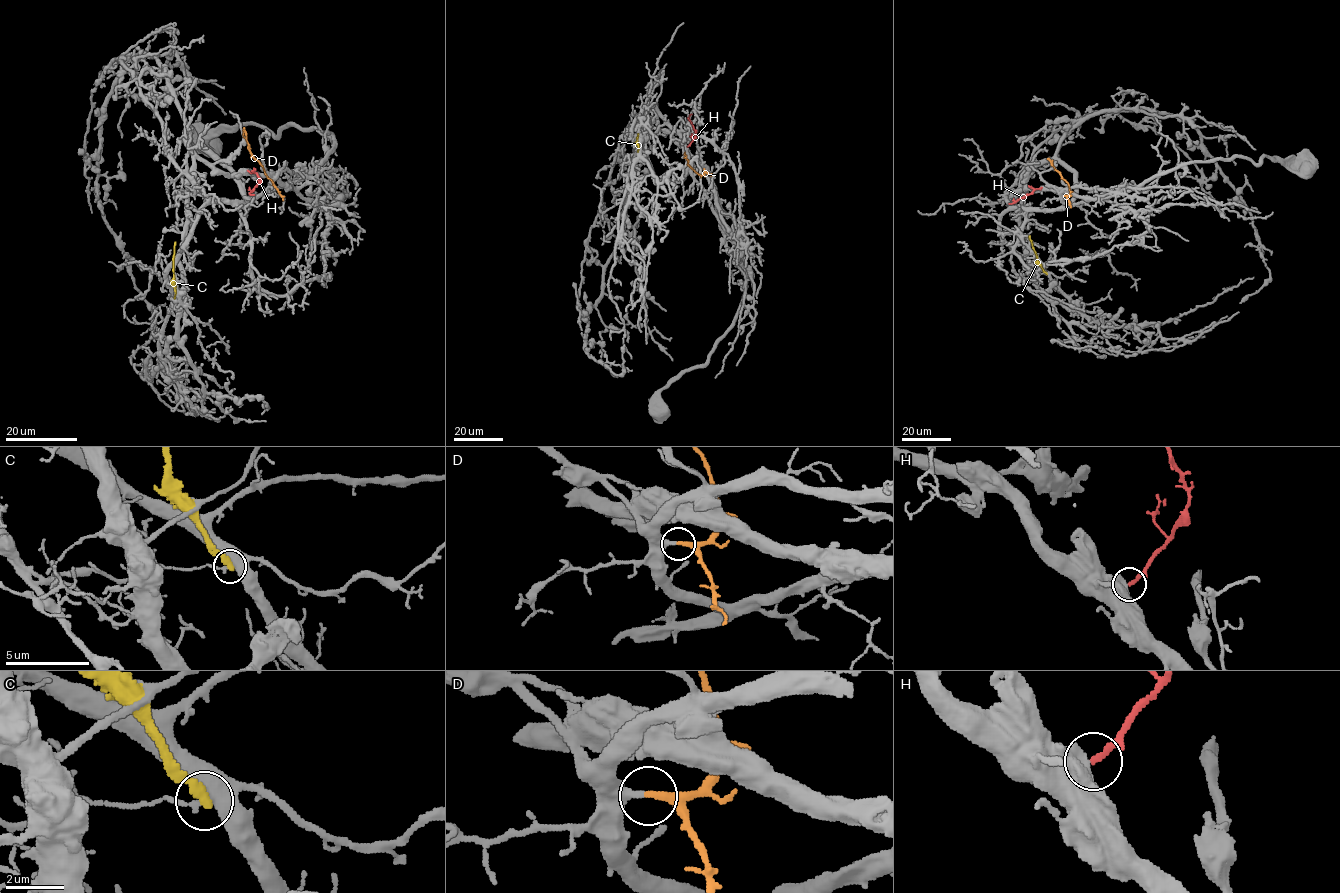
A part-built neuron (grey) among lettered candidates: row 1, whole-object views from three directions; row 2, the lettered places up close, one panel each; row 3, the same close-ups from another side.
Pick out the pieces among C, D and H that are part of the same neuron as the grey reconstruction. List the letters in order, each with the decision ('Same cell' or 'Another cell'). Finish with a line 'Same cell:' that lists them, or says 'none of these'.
C: Another cell
D: Same cell
H: Another cell
Same cell: D

